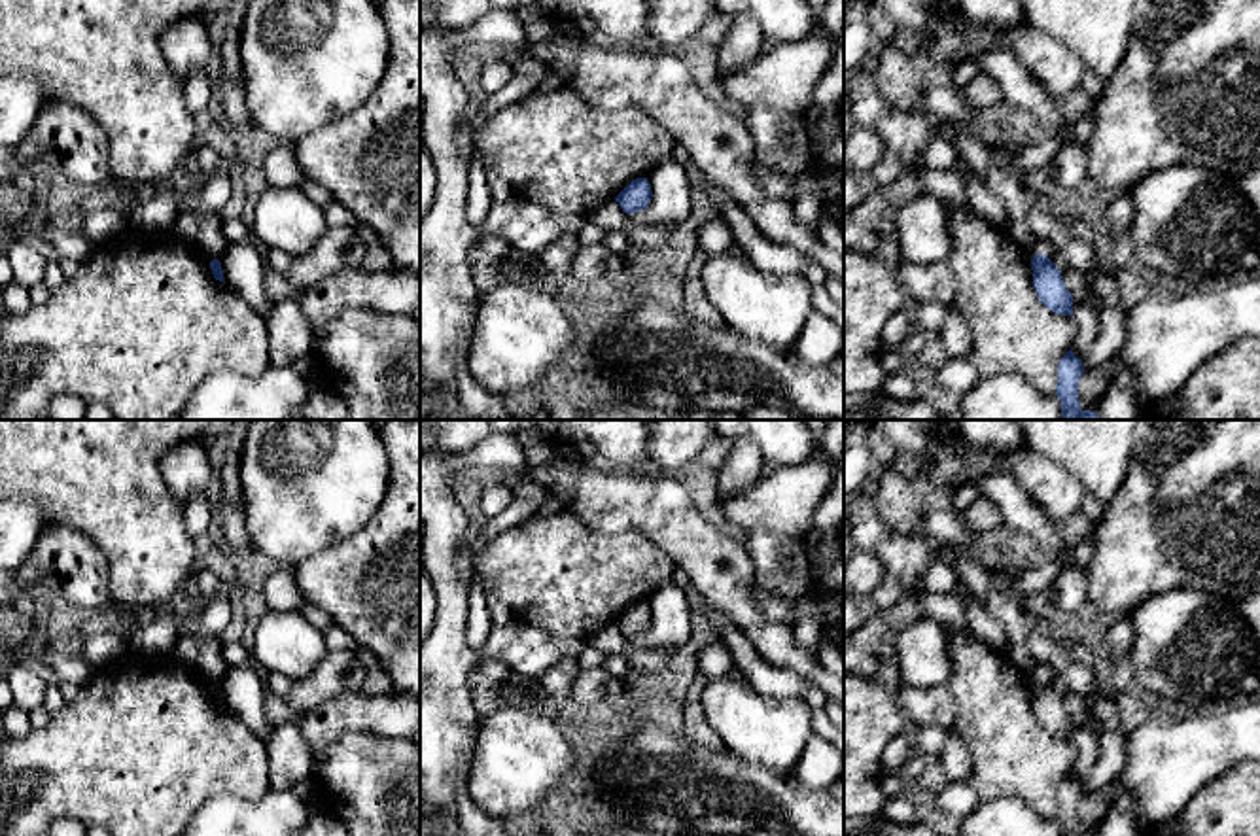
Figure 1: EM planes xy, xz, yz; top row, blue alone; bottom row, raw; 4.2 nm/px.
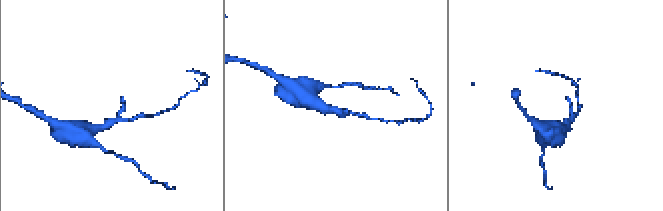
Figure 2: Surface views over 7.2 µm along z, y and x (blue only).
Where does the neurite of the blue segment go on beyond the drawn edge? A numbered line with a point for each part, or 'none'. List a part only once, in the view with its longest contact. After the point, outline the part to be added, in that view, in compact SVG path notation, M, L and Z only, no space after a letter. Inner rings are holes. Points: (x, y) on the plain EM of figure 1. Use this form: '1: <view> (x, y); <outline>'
none

